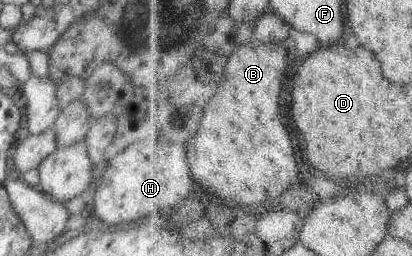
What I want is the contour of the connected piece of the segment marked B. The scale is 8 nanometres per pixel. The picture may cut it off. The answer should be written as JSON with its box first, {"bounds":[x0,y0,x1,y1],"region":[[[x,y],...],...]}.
{"bounds":[187,40,298,211],"region":[[[251,40],[243,48],[236,50],[226,70],[226,79],[210,106],[206,108],[206,116],[202,120],[200,132],[187,144],[189,160],[194,170],[196,181],[202,182],[206,188],[216,195],[242,206],[256,206],[258,211],[271,207],[282,198],[292,186],[298,182],[298,158],[296,148],[286,130],[272,130],[274,122],[280,122],[280,96],[284,90],[284,78],[288,72],[288,52],[290,43],[260,42]]]}

